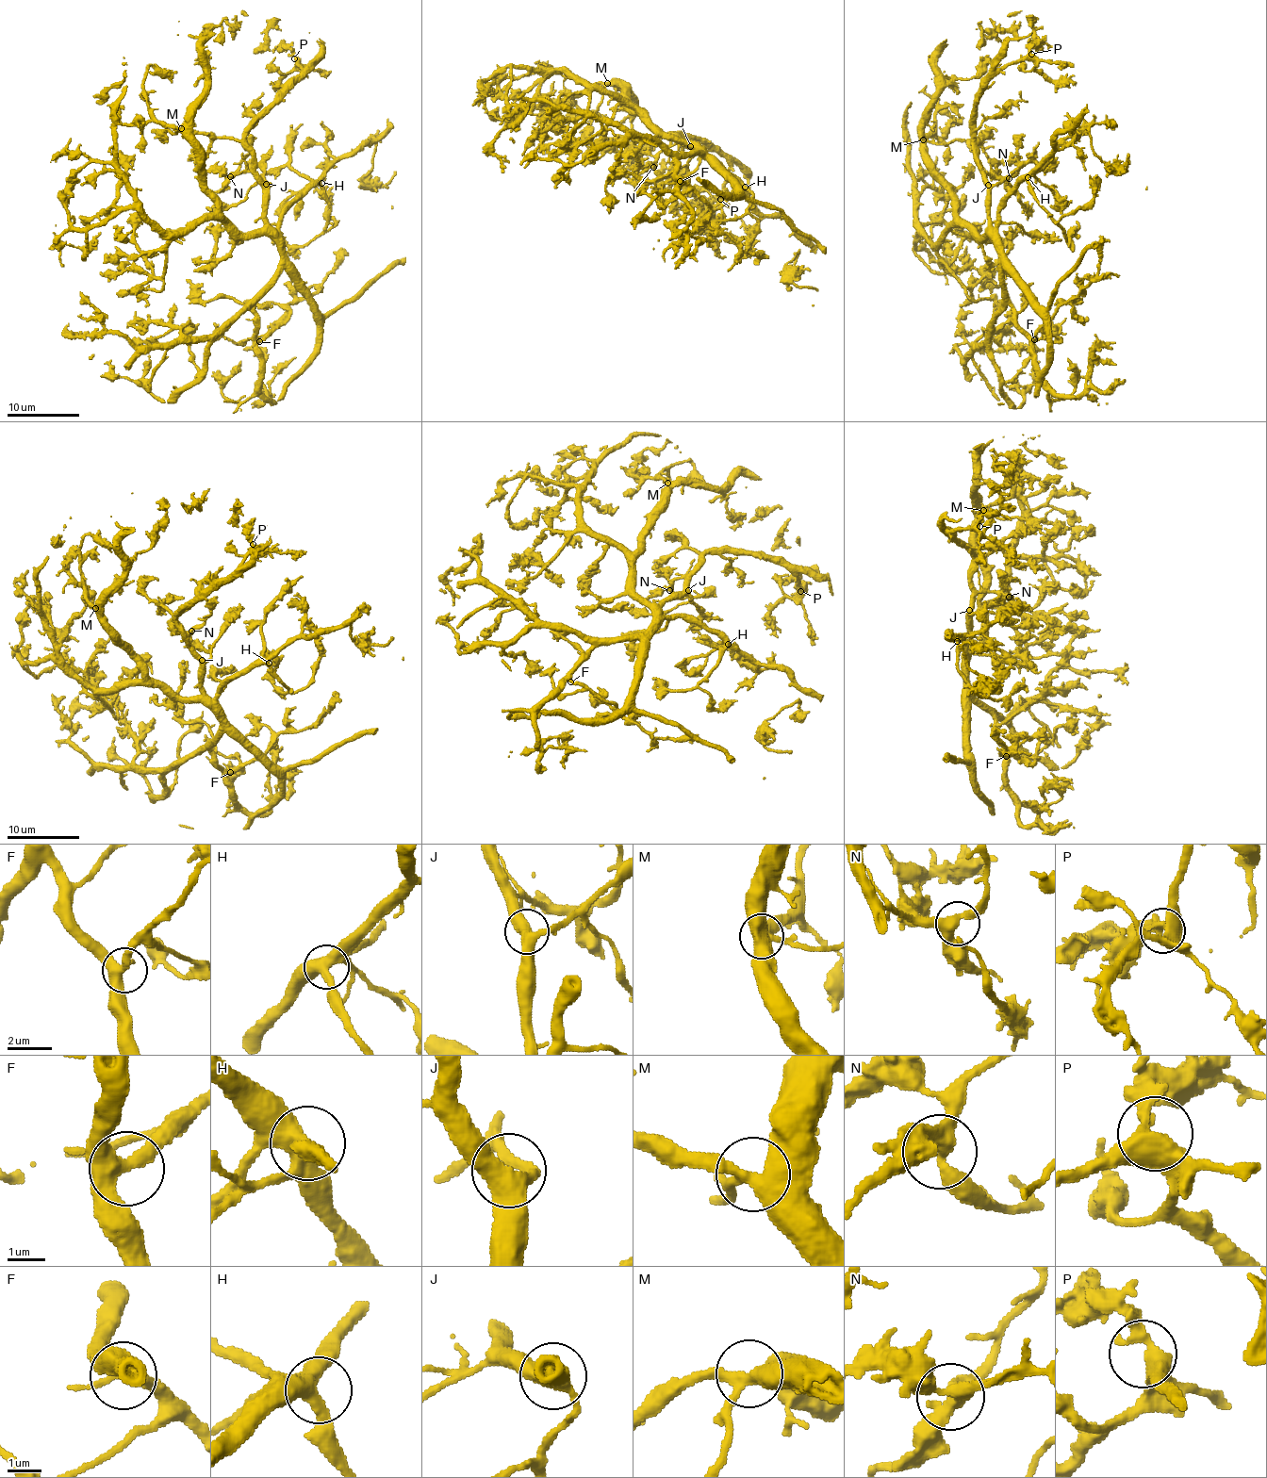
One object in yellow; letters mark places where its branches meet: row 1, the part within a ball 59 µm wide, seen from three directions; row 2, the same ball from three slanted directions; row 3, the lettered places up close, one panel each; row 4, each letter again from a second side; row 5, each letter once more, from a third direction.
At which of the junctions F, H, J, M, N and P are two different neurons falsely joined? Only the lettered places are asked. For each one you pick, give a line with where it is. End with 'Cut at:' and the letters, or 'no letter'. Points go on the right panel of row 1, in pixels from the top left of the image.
Cut at: no letter

